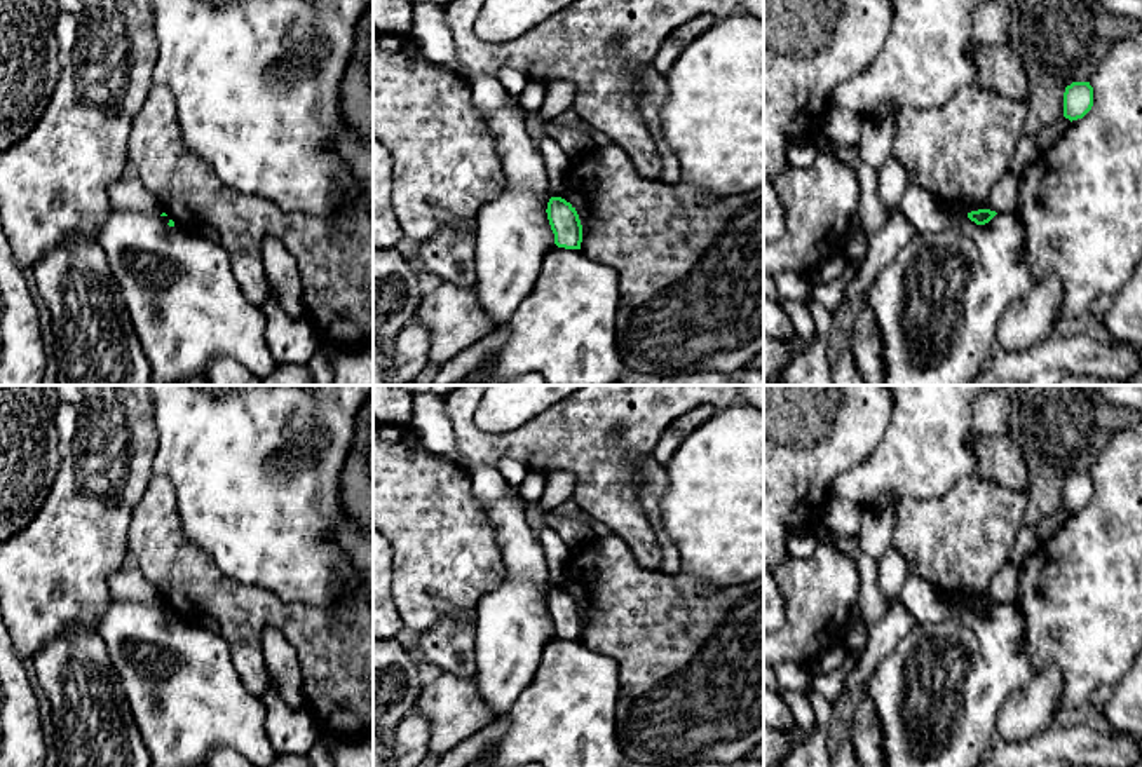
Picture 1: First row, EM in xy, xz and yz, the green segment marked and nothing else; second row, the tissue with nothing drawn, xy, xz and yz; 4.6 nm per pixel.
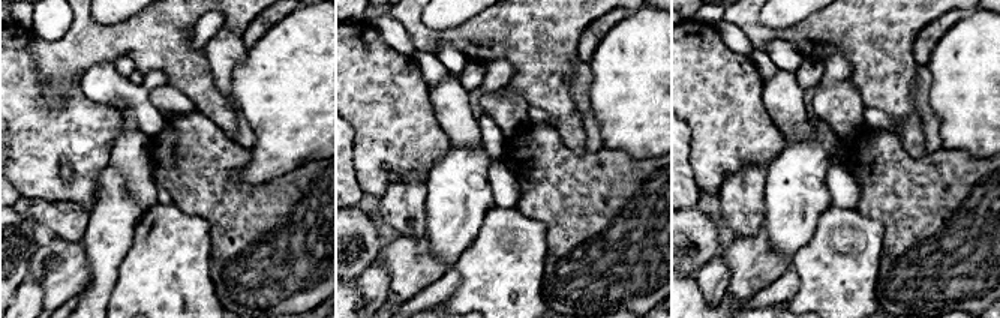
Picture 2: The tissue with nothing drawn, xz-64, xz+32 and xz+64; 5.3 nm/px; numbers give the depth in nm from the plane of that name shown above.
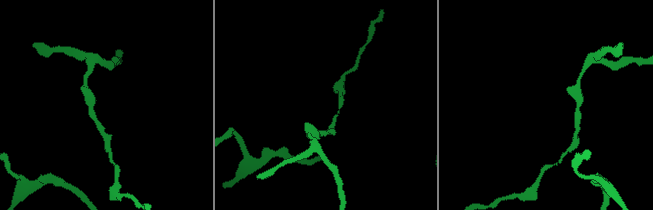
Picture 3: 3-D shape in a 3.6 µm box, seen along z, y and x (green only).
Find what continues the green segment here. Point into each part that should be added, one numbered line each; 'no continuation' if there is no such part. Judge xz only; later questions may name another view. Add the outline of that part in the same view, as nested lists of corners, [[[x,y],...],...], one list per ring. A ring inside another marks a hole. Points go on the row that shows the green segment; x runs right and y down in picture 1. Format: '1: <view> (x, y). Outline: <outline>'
no continuation

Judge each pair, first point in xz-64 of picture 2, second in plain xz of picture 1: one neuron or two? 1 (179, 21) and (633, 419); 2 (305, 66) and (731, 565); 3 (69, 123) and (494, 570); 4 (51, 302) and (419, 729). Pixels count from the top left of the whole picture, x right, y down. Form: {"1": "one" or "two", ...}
{"1": "one", "2": "one", "3": "one", "4": "two"}

